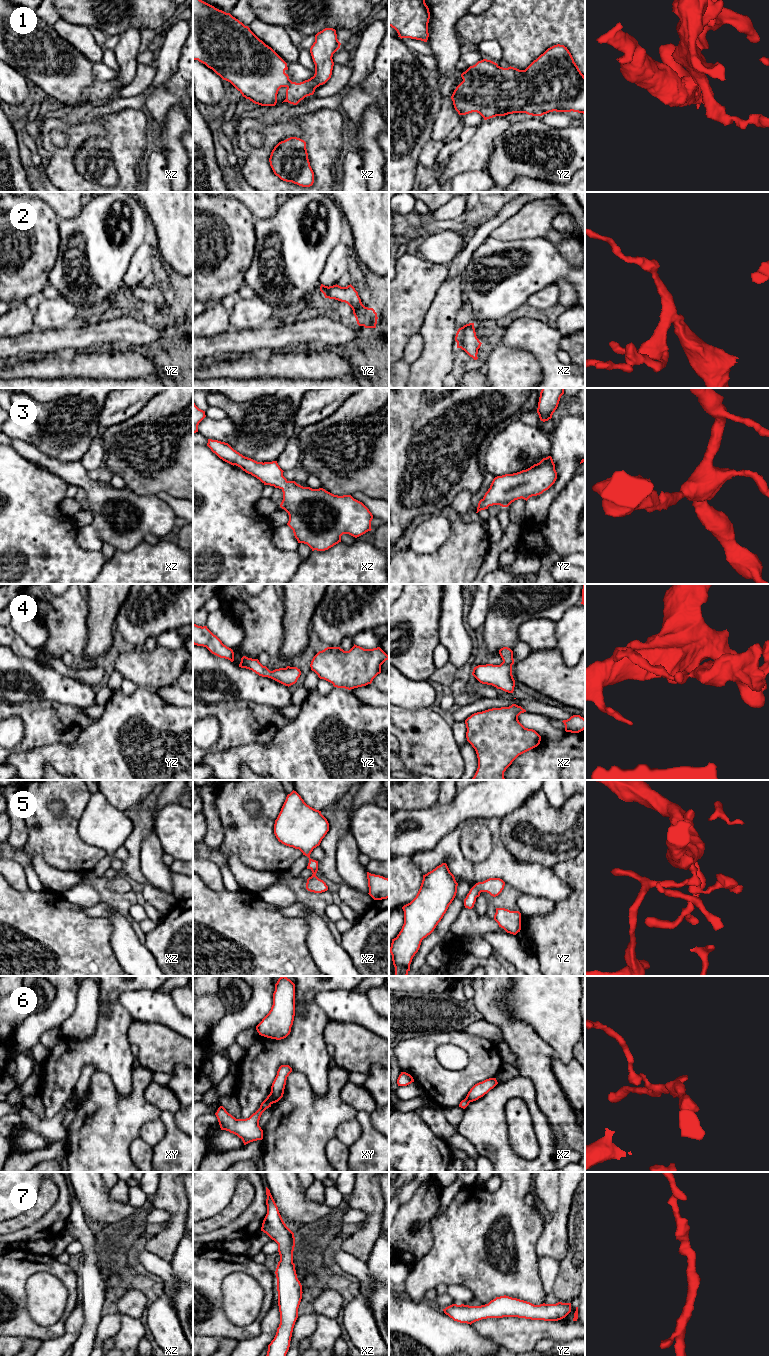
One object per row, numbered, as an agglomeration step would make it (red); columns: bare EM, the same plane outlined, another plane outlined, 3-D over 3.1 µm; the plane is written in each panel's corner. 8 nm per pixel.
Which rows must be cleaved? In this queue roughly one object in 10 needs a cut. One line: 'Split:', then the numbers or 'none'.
Split: 6

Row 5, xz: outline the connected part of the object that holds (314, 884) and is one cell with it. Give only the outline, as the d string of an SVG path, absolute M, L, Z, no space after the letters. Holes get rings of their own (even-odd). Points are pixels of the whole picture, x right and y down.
M294 790L287 795L275 820L274 834L279 842L299 849L309 858L307 869L313 874L307 879L306 889L310 892L322 893L328 890L326 883L316 876L318 861L310 858L311 852L320 845L328 831L329 823L321 811L307 805Z

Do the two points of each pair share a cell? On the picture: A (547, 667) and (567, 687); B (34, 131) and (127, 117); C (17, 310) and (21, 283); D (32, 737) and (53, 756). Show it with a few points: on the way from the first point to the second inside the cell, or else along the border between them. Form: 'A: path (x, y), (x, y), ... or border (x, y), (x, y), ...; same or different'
A: path (552, 672), (562, 682); same
B: border (45, 115), (40, 121), (39, 138); different
C: border (24, 300), (11, 305); different
D: border (66, 743), (50, 743), (20, 752); different

